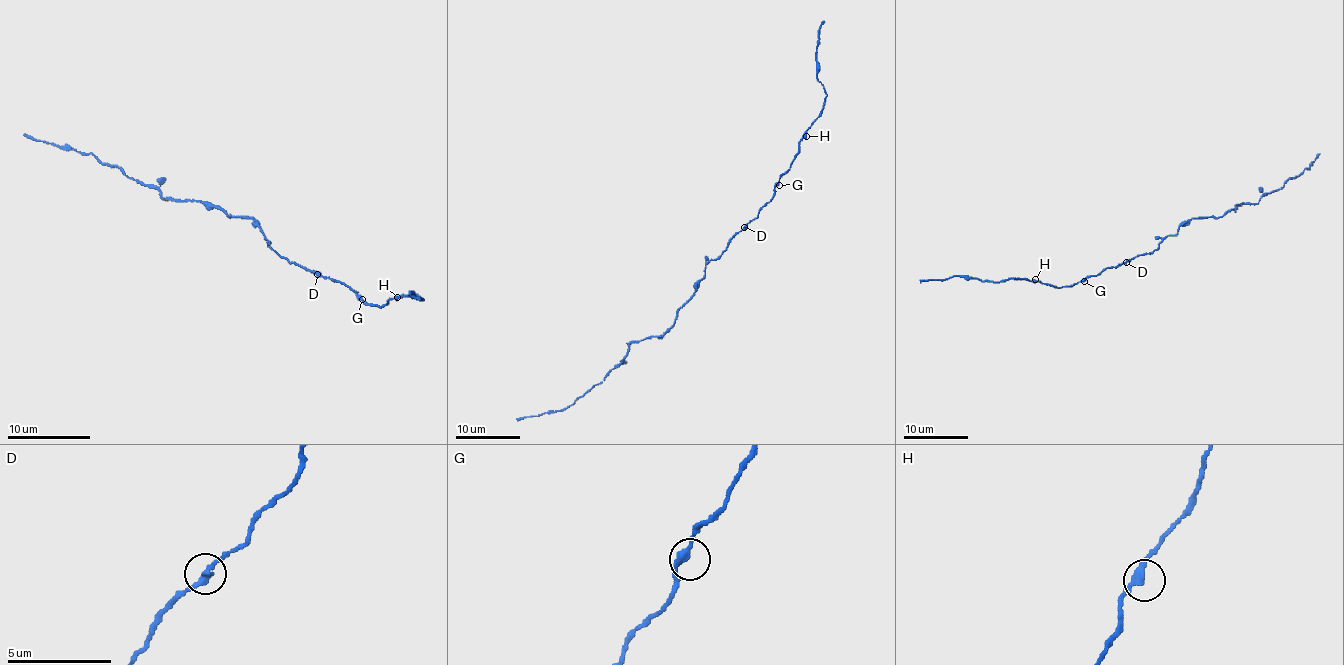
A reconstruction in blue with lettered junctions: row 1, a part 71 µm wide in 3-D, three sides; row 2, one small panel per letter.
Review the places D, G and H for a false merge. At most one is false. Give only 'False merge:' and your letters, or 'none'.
False merge: none

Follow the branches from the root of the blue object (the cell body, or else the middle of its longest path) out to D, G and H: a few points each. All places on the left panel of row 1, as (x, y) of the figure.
D: (276, 251), (291, 263), (318, 274)
G: (276, 251), (291, 263), (343, 282), (362, 299)
H: (276, 251), (291, 263), (343, 282), (372, 305), (380, 307), (397, 297)

